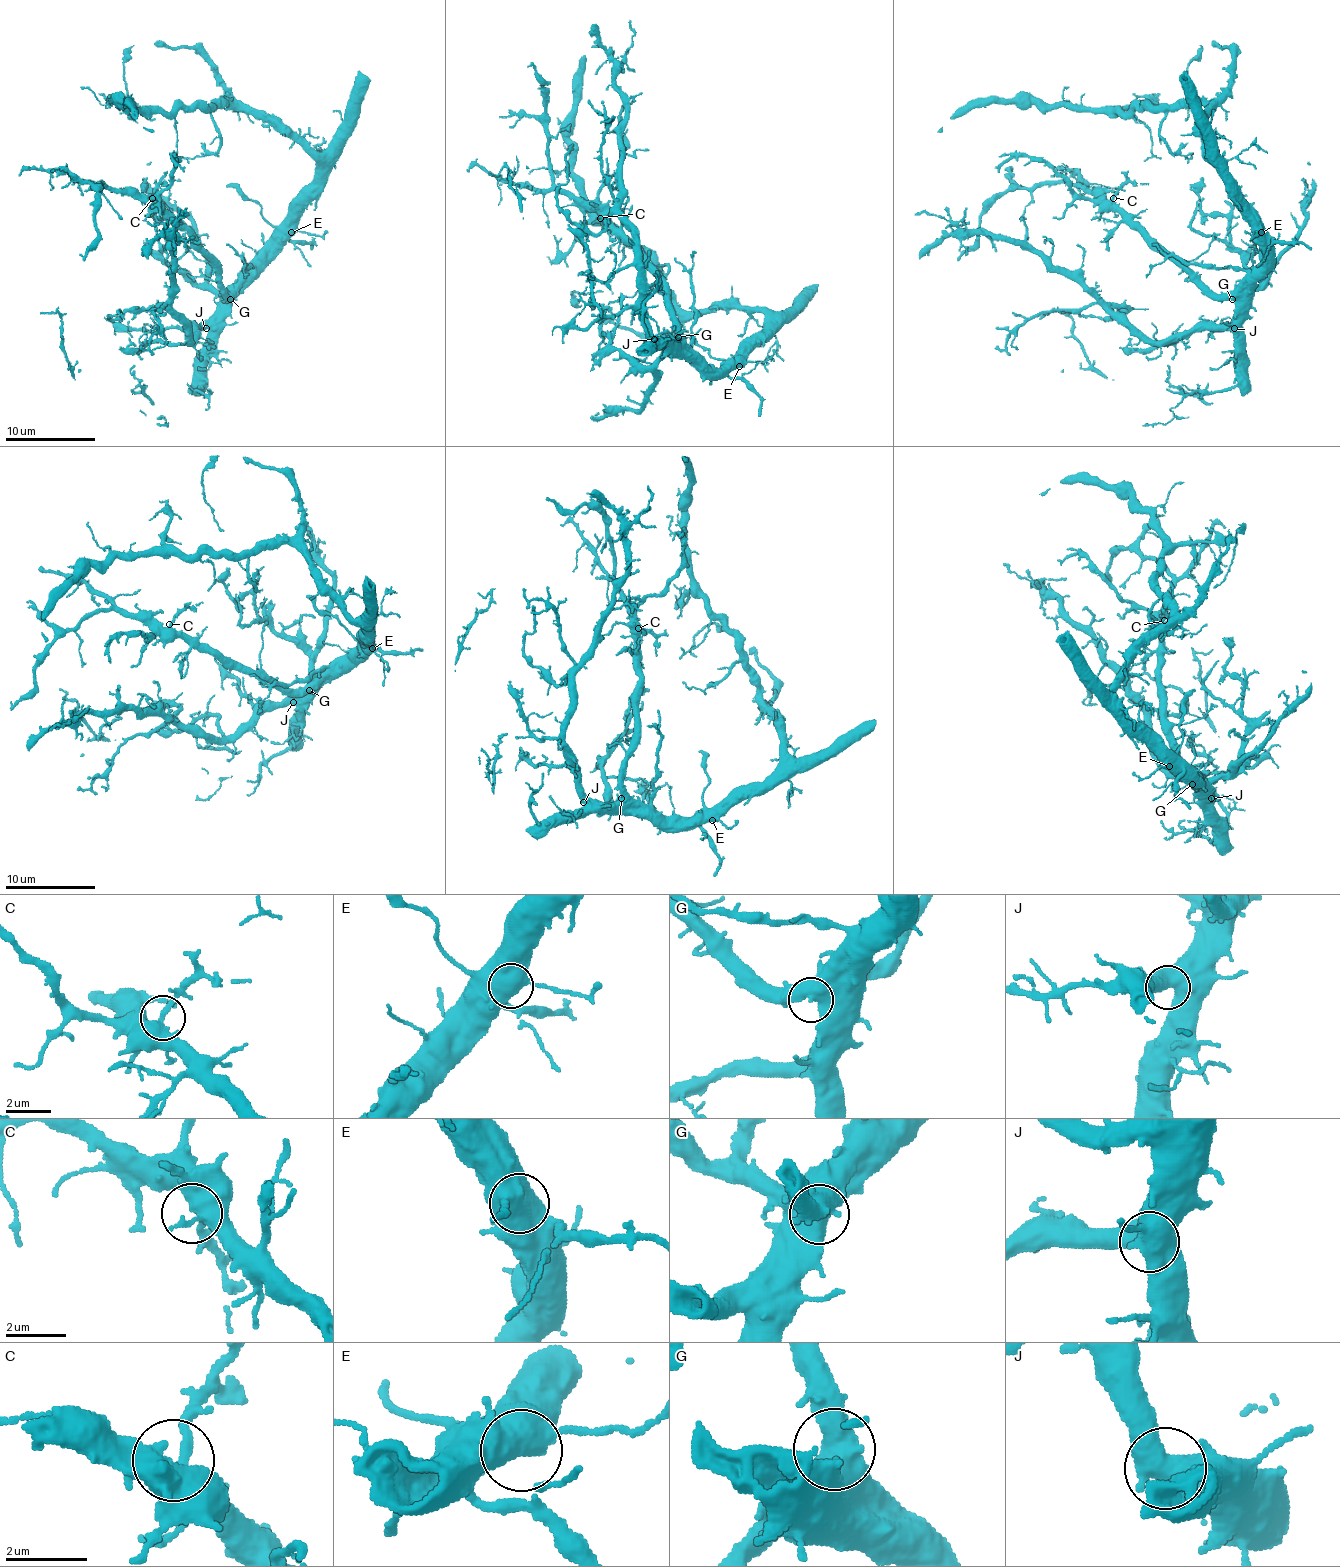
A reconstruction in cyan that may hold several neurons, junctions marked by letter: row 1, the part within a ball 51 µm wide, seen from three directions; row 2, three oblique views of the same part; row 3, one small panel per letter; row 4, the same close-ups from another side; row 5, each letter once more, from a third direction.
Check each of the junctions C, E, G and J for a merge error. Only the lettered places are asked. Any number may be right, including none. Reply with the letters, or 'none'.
none

